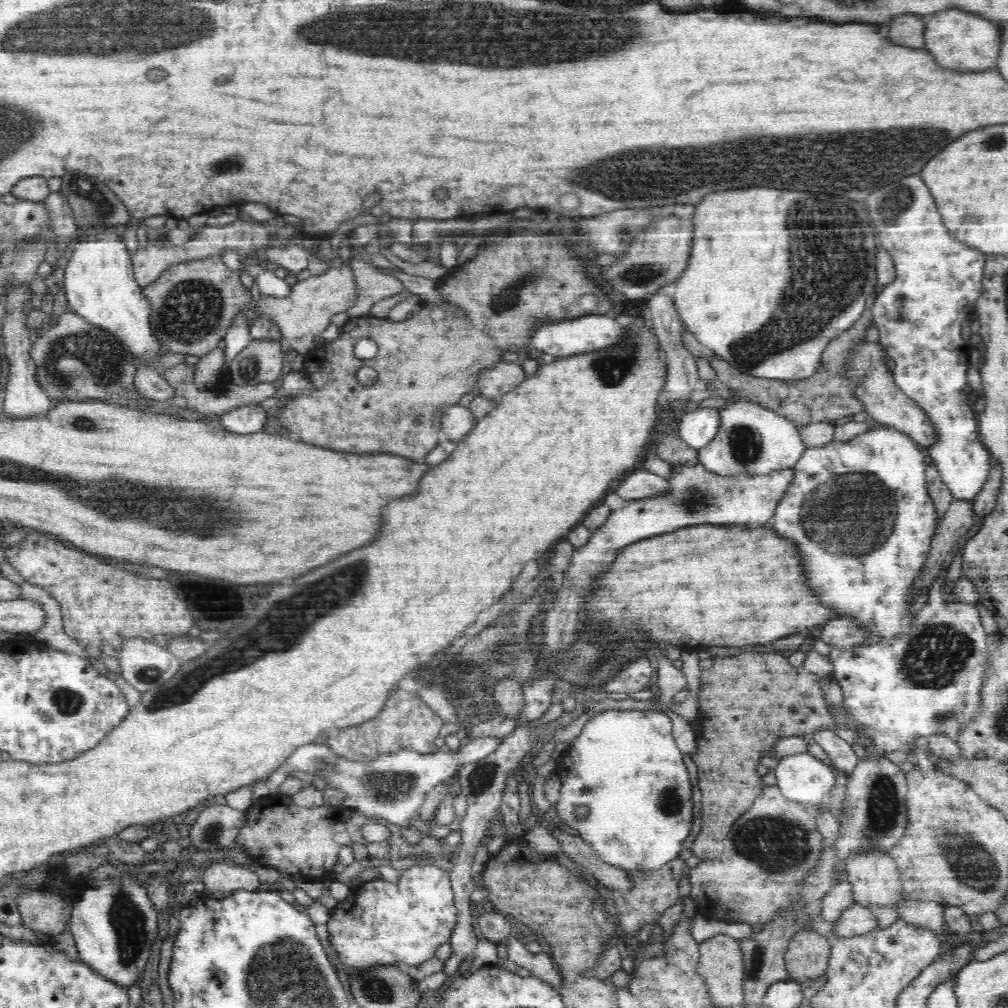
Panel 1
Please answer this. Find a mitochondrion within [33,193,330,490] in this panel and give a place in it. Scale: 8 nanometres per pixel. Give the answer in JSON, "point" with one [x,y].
{"point":[75,355]}

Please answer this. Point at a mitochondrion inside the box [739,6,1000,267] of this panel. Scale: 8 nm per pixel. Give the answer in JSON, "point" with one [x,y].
{"point":[892,205]}

